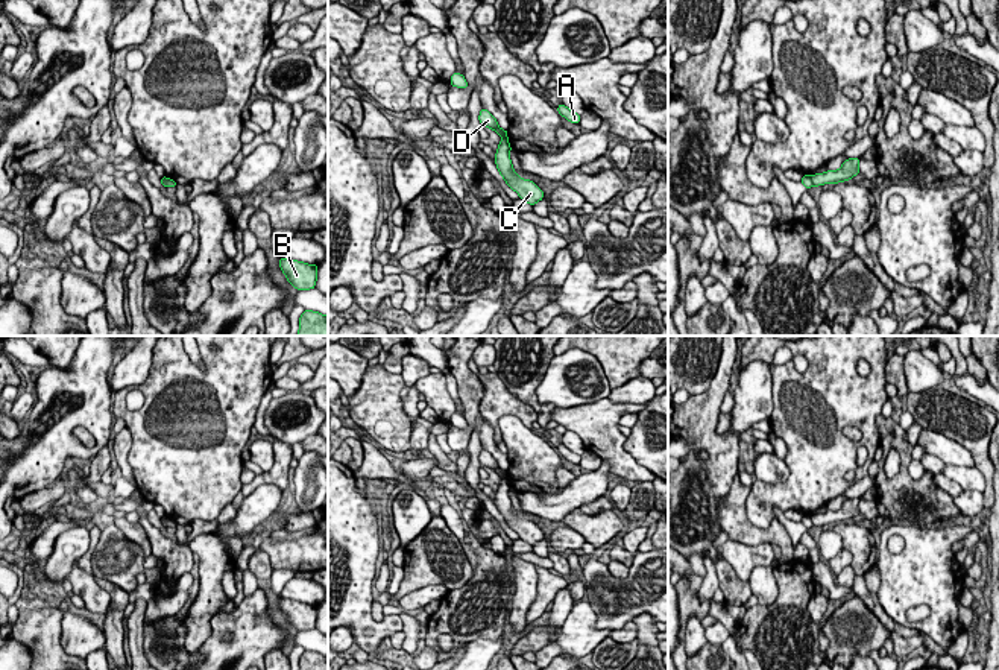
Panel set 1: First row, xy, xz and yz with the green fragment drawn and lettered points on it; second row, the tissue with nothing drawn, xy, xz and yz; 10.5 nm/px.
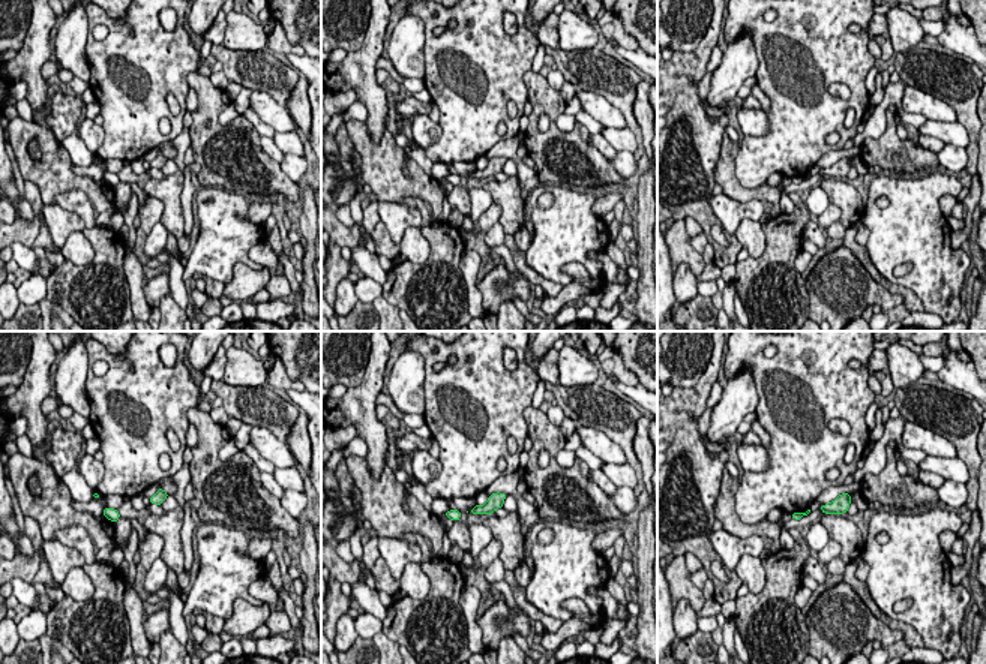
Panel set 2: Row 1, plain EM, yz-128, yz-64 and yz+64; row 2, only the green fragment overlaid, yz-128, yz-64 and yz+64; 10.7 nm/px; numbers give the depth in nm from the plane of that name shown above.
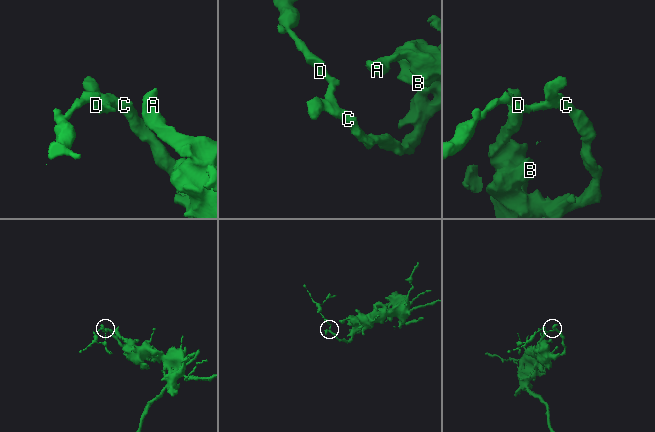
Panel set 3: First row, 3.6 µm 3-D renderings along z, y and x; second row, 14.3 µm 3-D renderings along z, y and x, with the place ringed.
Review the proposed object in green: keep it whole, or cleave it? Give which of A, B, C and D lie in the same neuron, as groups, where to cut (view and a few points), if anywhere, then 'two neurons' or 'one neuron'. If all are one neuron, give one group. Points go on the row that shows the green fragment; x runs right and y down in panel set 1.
groups A B C / D; cut xz (503, 137), (506, 139); two neurons

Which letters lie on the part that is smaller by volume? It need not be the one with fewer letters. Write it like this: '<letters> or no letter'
D

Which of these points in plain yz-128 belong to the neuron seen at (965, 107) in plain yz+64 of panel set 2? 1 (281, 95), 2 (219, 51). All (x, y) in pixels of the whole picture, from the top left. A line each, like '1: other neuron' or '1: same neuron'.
1: same neuron
2: same neuron

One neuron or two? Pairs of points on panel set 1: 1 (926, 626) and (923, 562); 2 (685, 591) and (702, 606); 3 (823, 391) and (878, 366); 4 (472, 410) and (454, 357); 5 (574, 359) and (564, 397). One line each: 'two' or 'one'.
1: one
2: one
3: one
4: one
5: one

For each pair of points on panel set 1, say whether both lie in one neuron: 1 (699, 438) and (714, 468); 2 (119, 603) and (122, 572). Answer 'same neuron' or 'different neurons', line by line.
1: same neuron
2: different neurons

